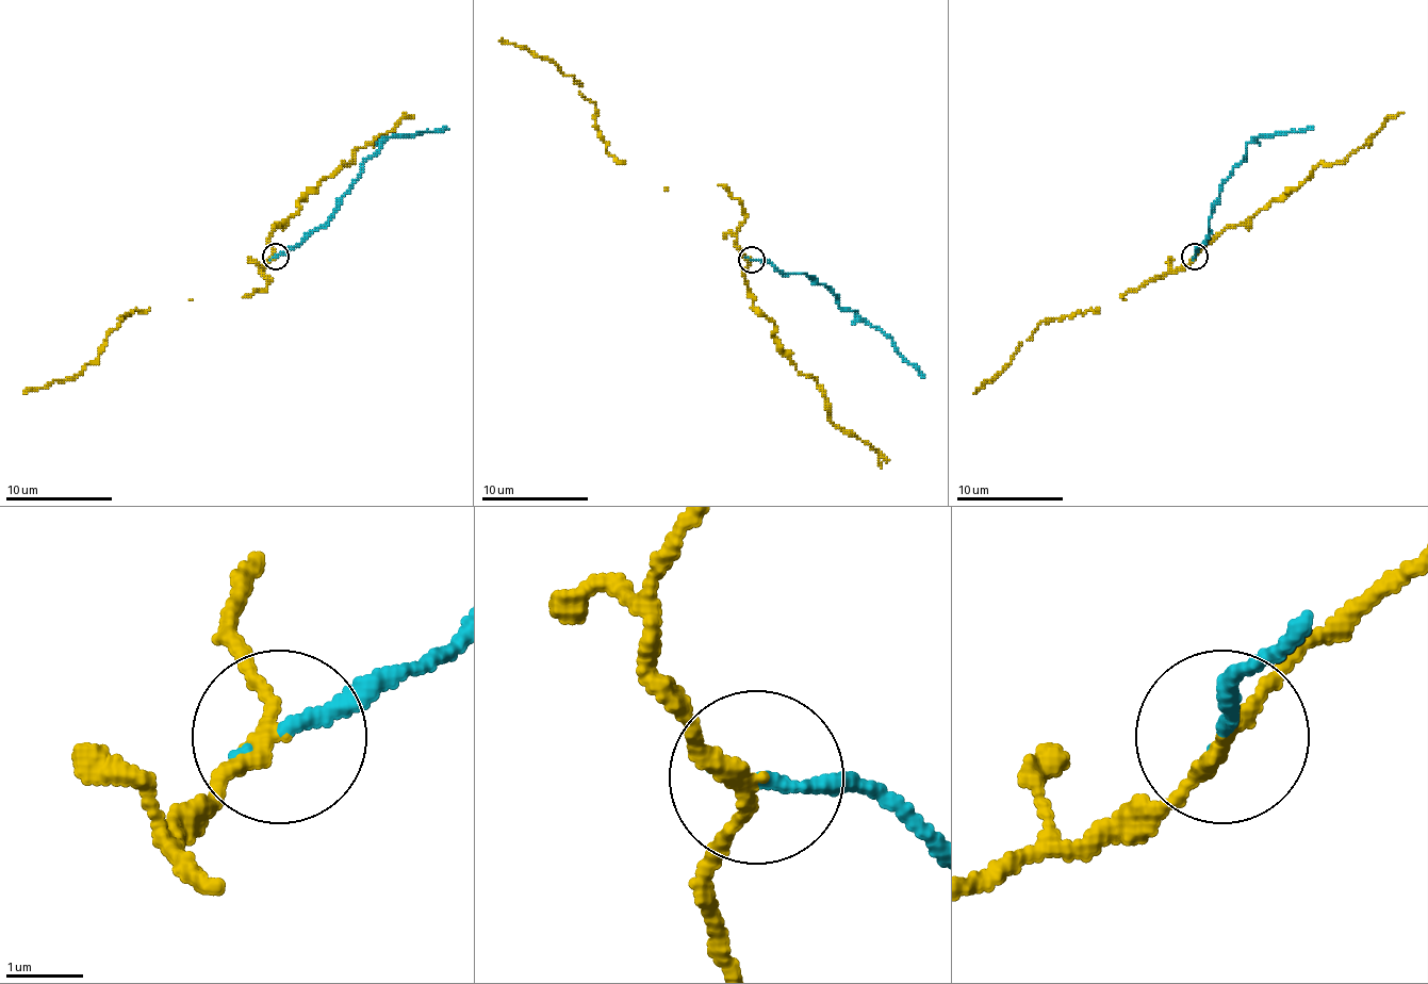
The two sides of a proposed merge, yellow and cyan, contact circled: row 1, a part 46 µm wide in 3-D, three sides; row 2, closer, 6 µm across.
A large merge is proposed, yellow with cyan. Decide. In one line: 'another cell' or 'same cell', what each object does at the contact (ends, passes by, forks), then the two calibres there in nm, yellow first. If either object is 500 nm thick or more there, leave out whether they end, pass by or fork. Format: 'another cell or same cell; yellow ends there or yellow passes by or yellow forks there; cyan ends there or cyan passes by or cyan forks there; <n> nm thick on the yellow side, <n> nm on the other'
another cell; yellow passes by; cyan ends there; 200 nm thick on the yellow side, 180 nm on the other

